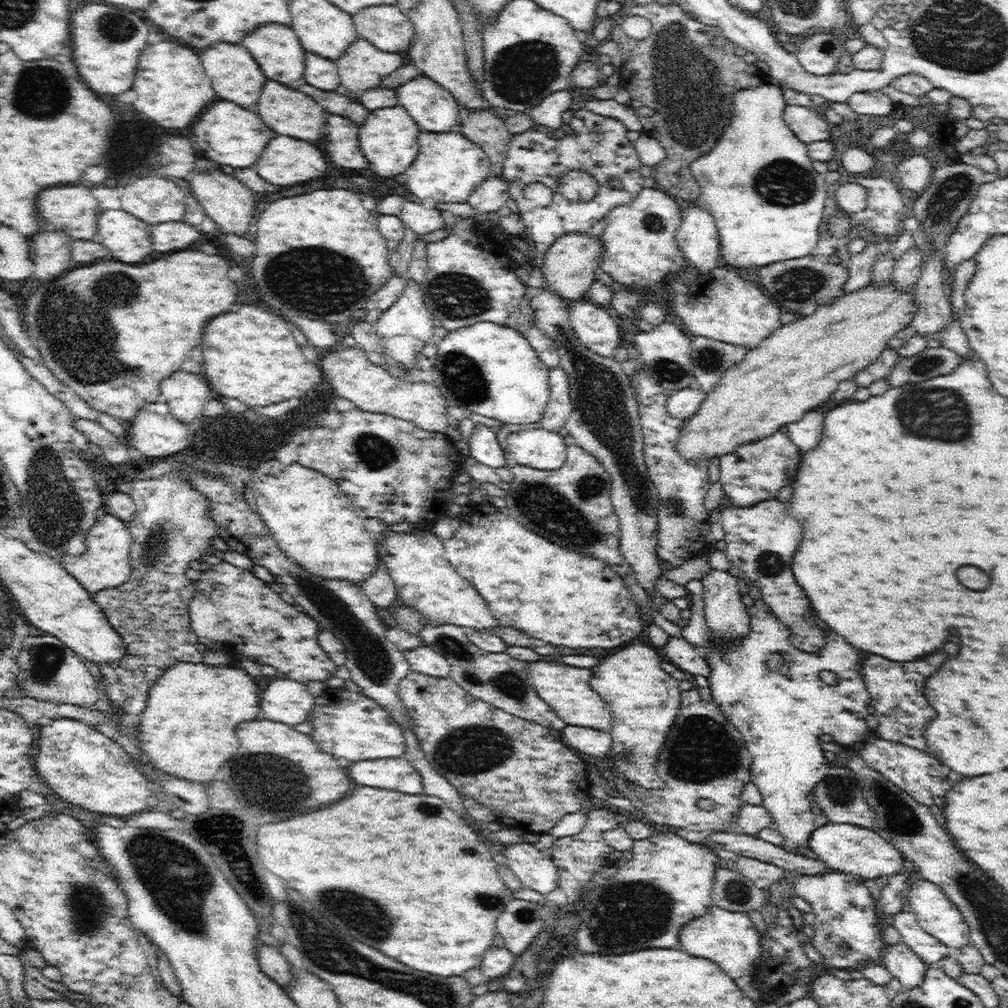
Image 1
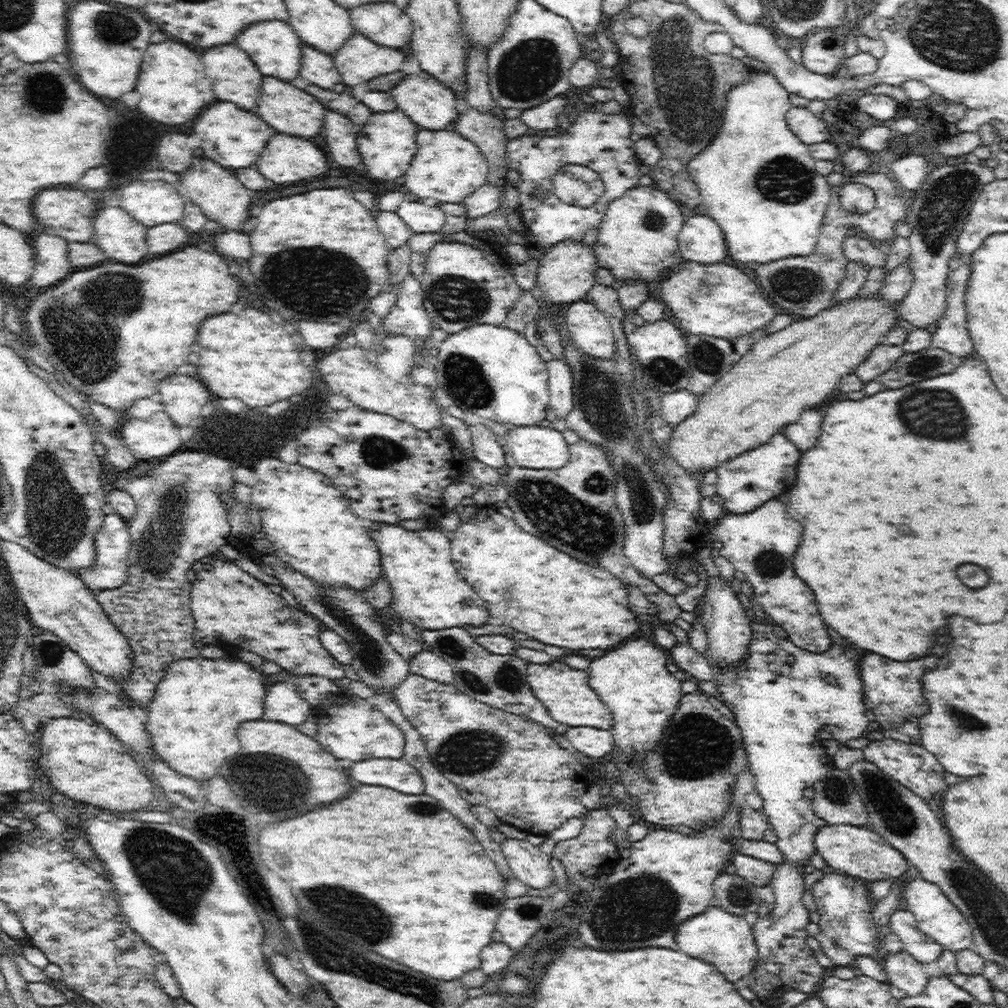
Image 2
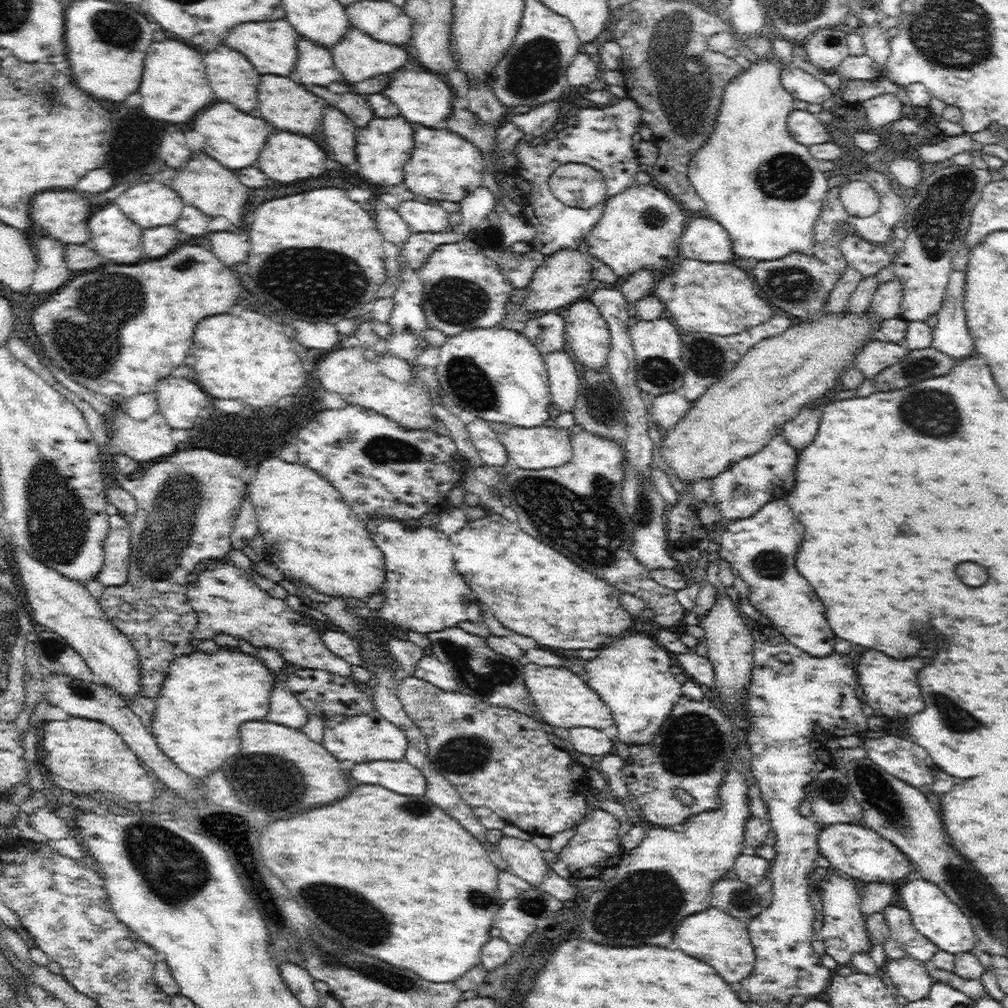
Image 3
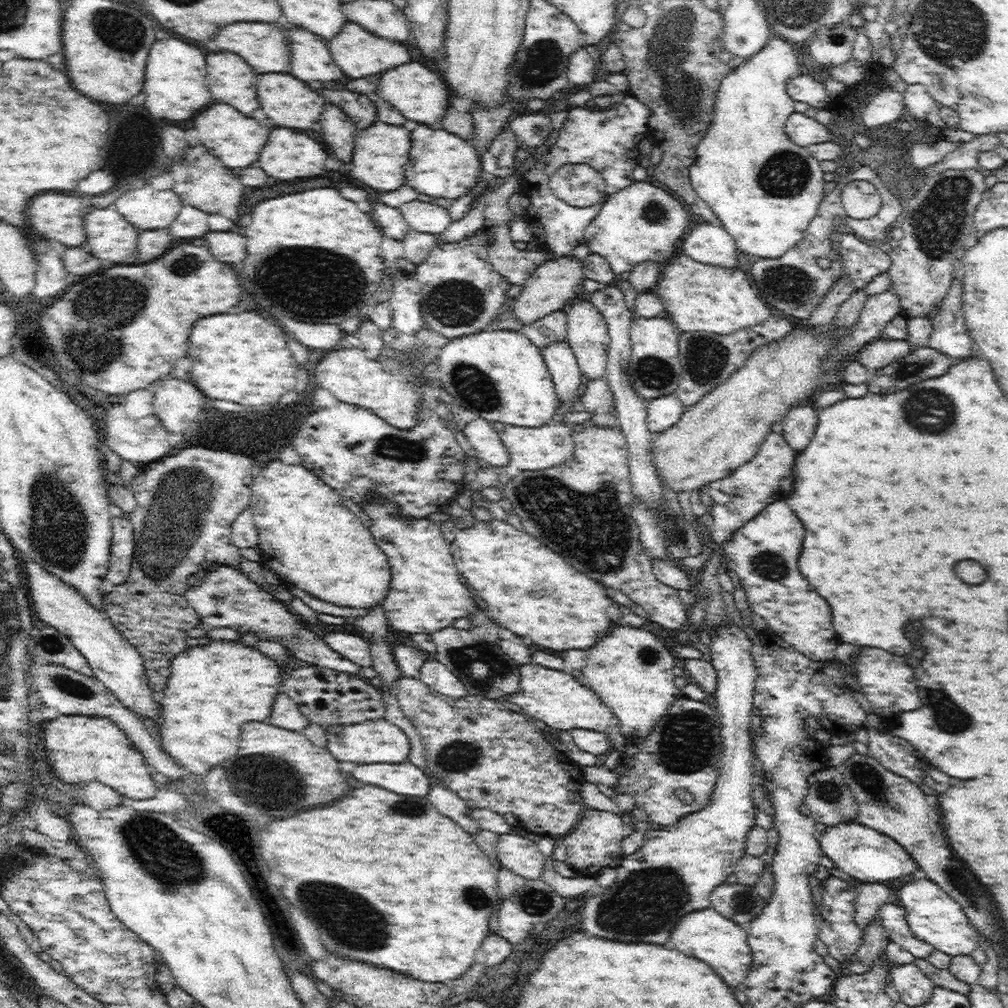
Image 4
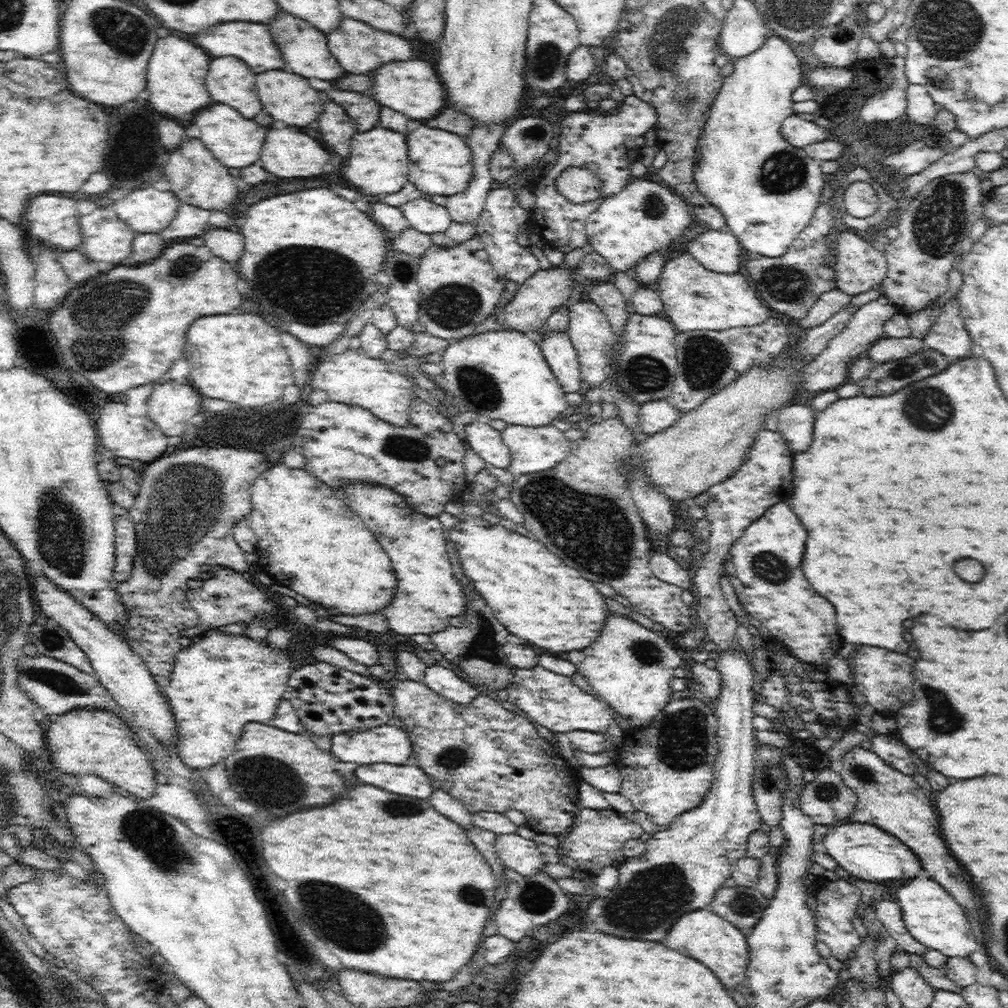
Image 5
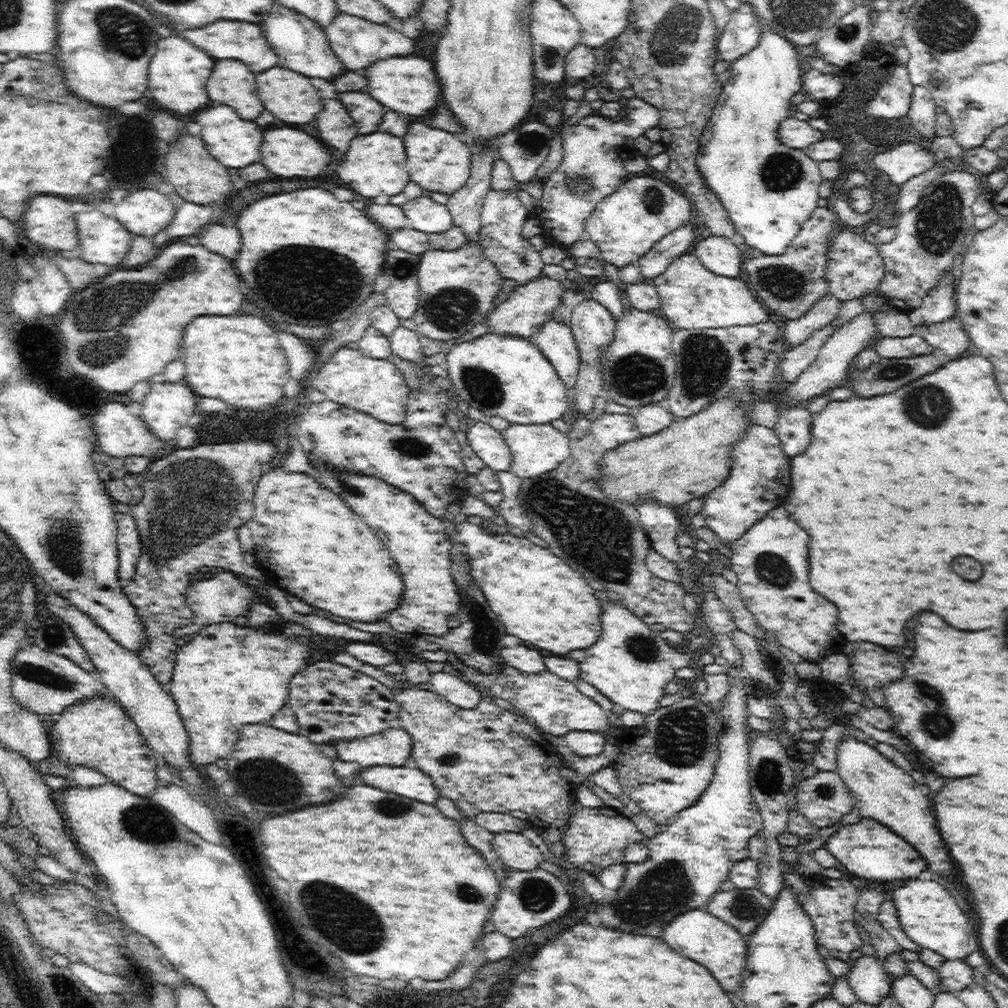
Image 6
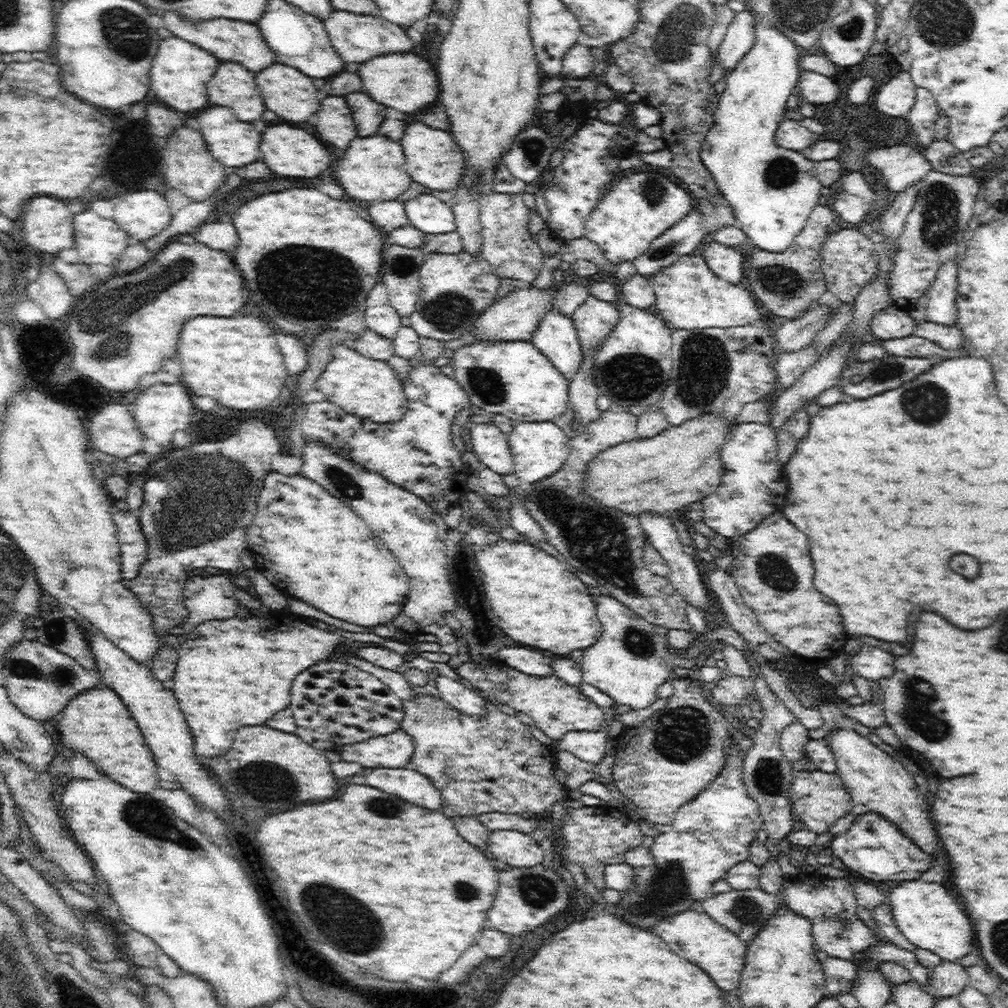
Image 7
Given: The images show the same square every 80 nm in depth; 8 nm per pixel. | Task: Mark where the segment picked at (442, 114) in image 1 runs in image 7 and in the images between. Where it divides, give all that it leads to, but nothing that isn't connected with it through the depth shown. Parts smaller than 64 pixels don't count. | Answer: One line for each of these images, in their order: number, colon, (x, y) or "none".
2: (427, 101)
3: (424, 97)
4: (421, 94)
5: (412, 86)
6: (407, 84)
7: (405, 81)

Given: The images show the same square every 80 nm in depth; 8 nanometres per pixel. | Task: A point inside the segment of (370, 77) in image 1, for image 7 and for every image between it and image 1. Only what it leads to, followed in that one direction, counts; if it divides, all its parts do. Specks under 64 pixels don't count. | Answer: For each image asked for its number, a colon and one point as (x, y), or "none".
2: (359, 59)
3: (358, 56)
4: (358, 52)
5: (359, 48)
6: (358, 43)
7: (357, 38)

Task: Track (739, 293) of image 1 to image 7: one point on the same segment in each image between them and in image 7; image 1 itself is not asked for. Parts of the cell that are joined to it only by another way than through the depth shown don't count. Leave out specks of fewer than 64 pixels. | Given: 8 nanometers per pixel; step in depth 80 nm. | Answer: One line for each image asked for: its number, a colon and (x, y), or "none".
2: (719, 300)
3: (716, 298)
4: (698, 297)
5: (694, 298)
6: (691, 296)
7: (689, 295)

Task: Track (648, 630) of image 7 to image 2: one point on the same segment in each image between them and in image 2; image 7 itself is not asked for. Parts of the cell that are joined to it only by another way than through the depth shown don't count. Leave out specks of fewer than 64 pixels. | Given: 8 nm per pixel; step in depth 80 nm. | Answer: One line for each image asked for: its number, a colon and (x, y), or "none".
2: (633, 681)
3: (633, 676)
4: (631, 669)
5: (631, 667)
6: (631, 663)

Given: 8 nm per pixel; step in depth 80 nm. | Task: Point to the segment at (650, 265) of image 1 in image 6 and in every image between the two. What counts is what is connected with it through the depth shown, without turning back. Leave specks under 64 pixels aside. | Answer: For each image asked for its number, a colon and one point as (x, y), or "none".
2: (637, 241)
3: (640, 228)
4: (642, 222)
5: (644, 217)
6: (625, 225)

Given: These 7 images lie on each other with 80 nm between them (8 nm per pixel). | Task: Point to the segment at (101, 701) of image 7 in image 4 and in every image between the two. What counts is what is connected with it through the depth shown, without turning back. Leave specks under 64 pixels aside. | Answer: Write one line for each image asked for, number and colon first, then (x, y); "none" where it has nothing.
4: (81, 748)
5: (85, 741)
6: (97, 733)

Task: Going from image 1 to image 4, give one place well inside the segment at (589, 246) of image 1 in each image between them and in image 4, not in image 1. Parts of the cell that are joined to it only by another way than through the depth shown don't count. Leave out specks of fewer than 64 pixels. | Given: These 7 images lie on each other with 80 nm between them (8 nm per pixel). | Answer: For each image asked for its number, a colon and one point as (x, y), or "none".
2: (566, 273)
3: (563, 278)
4: (555, 282)

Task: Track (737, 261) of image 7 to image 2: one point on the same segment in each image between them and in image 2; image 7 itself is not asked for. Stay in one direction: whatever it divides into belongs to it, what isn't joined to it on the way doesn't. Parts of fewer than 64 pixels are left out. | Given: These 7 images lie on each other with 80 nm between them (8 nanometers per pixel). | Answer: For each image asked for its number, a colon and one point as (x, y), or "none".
2: (701, 240)
3: (705, 239)
4: (706, 243)
5: (719, 251)
6: (719, 254)

